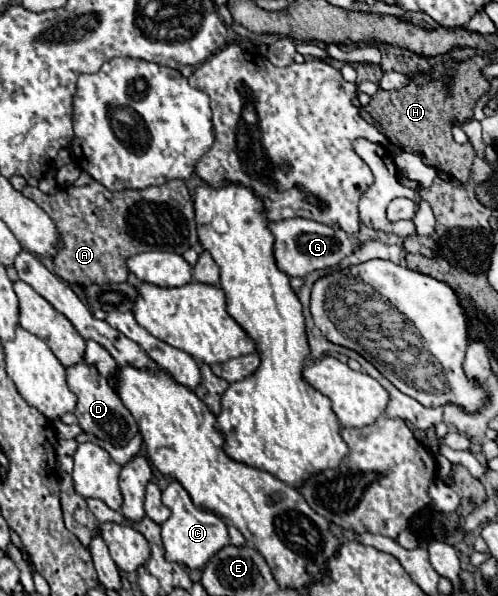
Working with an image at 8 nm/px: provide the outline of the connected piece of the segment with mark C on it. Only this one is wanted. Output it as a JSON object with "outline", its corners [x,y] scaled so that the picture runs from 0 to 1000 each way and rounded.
{"outline":[[[343,805],[339,815],[327,822],[327,846],[343,856],[343,866],[323,879],[323,903],[331,919],[331,936],[339,943],[359,943],[376,953],[408,953],[416,940],[440,926],[448,916],[460,913],[460,896],[452,876],[424,856],[404,856],[388,846],[376,822],[355,809]]]}

